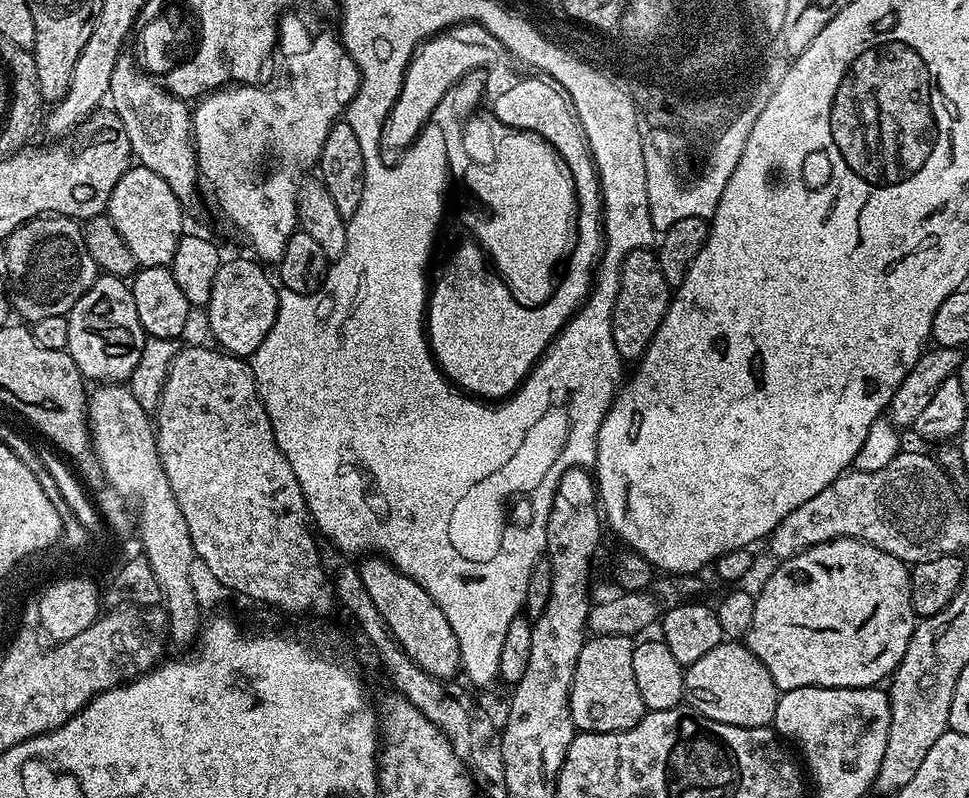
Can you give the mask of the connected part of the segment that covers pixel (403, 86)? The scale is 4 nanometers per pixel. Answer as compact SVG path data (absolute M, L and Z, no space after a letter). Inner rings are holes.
M453 24L435 36L429 36L408 62L404 80L400 83L400 93L391 108L387 109L380 126L380 151L385 157L396 158L413 144L424 125L432 120L442 94L450 90L467 72L484 70L502 56L502 45L490 30L480 24Z

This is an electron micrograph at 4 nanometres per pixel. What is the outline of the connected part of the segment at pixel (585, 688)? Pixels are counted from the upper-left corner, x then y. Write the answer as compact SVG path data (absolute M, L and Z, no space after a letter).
M597 636L585 639L574 666L574 682L570 686L570 714L577 732L621 732L630 730L644 717L642 694L638 694L638 682L634 678L634 658L631 636Z

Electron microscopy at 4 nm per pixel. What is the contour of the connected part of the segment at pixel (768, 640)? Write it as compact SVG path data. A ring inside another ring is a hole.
M840 536L837 540L827 540L821 544L810 546L788 560L779 561L777 568L768 576L768 581L755 593L754 618L750 622L750 630L743 636L743 643L748 645L758 662L770 670L770 678L774 678L774 686L780 692L789 692L799 688L875 688L887 681L896 668L904 661L906 646L910 642L910 634L917 626L918 617L912 611L910 598L909 565L894 558L894 554L886 554L886 550L878 550L878 546L866 543L865 540L851 540L849 536Z

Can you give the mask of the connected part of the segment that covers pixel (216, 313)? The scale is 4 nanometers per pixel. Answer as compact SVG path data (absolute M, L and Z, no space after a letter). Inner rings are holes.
M225 259L218 274L214 274L214 286L206 305L208 328L217 340L215 343L223 351L241 358L251 358L258 346L262 346L266 334L270 334L274 326L280 305L274 280L272 285L271 278L259 268L261 265L255 259L252 260Z

